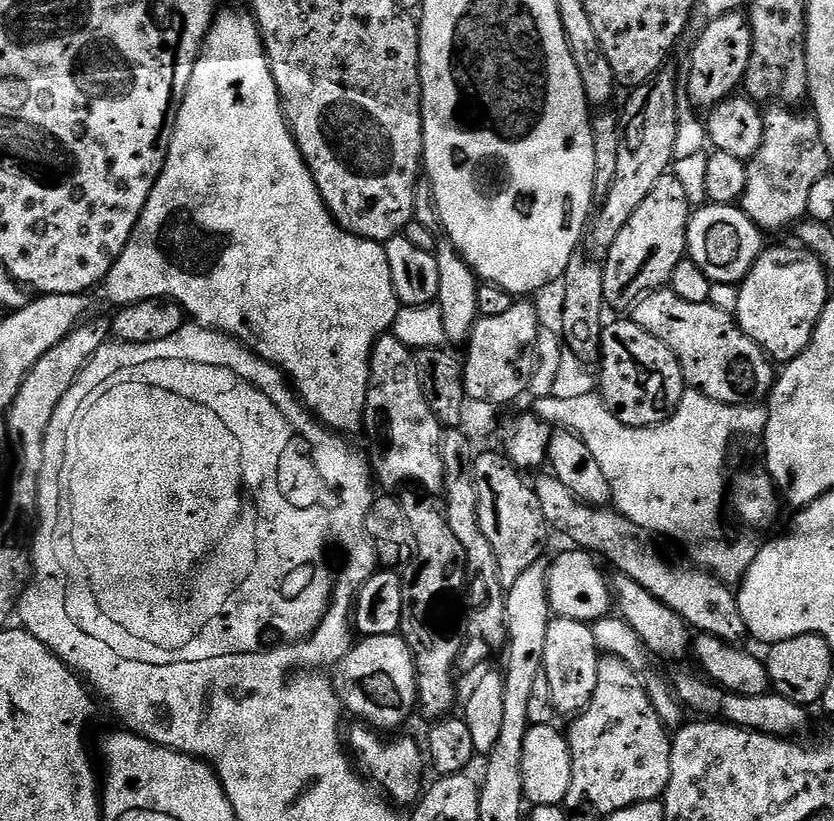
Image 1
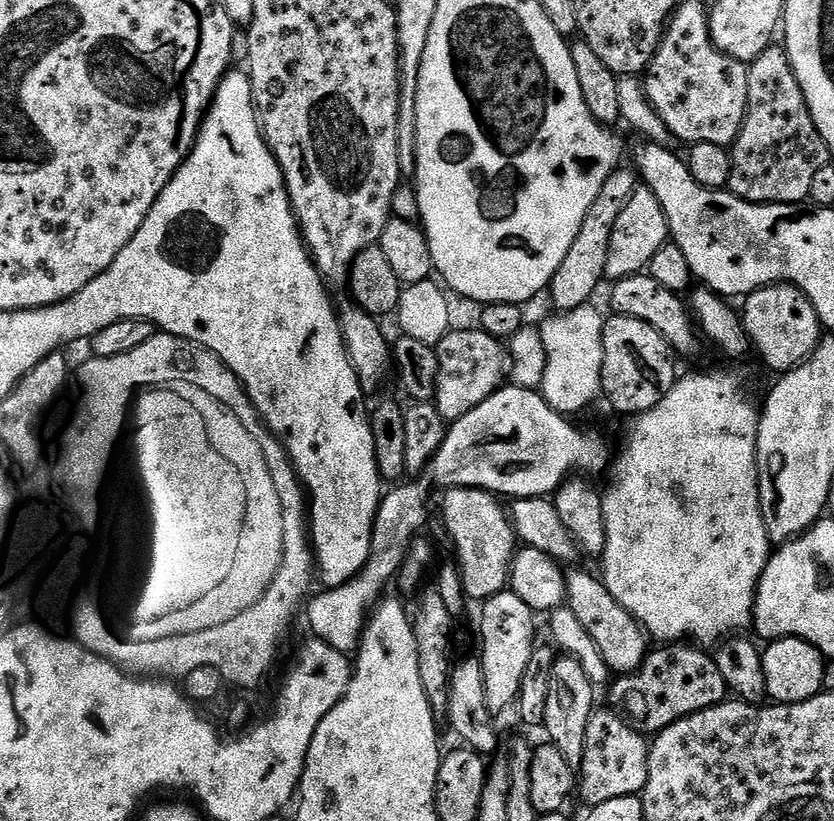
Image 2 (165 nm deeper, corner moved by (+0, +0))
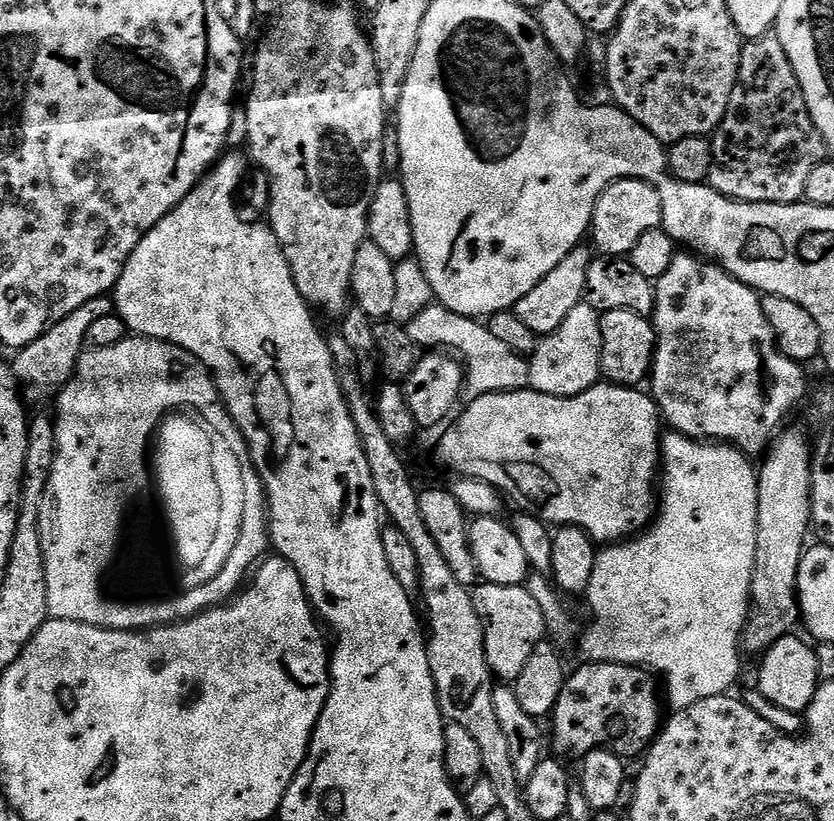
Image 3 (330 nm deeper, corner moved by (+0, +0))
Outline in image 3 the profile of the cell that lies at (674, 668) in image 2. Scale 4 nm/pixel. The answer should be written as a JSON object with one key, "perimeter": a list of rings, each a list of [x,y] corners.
{"perimeter":[[[587,662],[581,663],[581,668],[576,673],[569,675],[565,679],[564,685],[562,686],[562,694],[558,694],[558,702],[554,706],[550,717],[550,723],[552,723],[552,736],[550,732],[550,748],[552,748],[557,757],[565,758],[564,756],[576,756],[576,758],[582,758],[586,754],[590,754],[594,750],[599,748],[605,748],[608,752],[613,752],[614,755],[621,758],[629,758],[628,756],[639,757],[641,754],[647,753],[648,747],[652,745],[652,741],[656,739],[661,727],[662,727],[662,716],[660,720],[660,704],[662,708],[662,692],[656,689],[658,680],[653,673],[649,672],[646,668],[635,668],[629,664],[589,664]]]}

